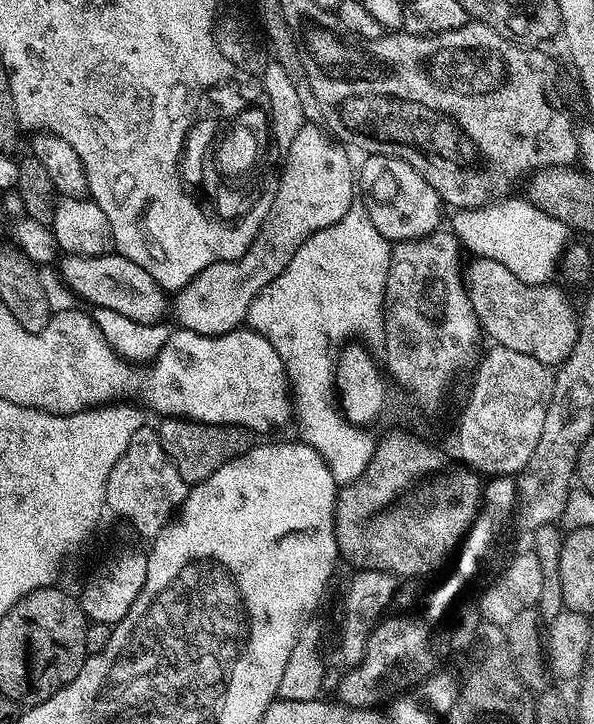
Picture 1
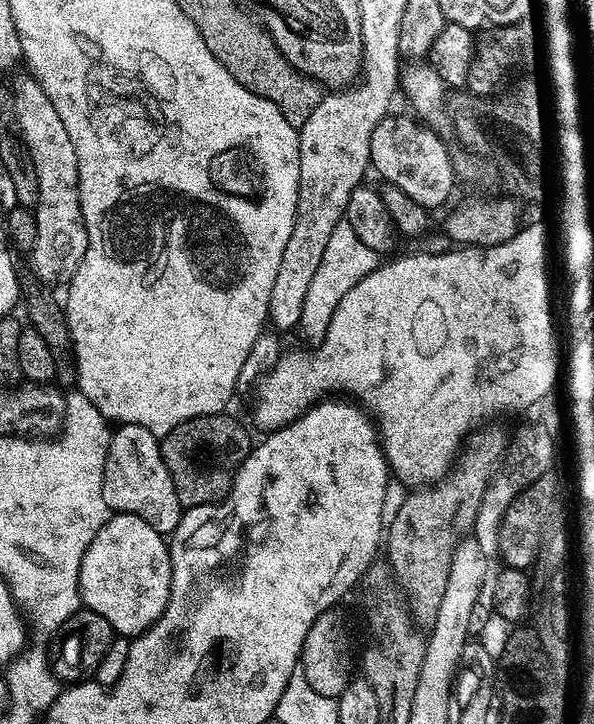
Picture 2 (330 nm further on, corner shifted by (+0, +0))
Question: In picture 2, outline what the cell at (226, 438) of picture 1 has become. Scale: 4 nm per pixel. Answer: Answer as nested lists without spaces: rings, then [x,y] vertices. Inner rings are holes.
[[[217,414],[190,418],[186,422],[174,426],[174,430],[167,432],[159,441],[160,457],[170,474],[181,509],[200,507],[203,504],[219,505],[231,492],[232,480],[236,477],[240,463],[249,451],[250,443],[248,444],[248,436],[244,433],[243,426],[234,417],[228,415]]]

